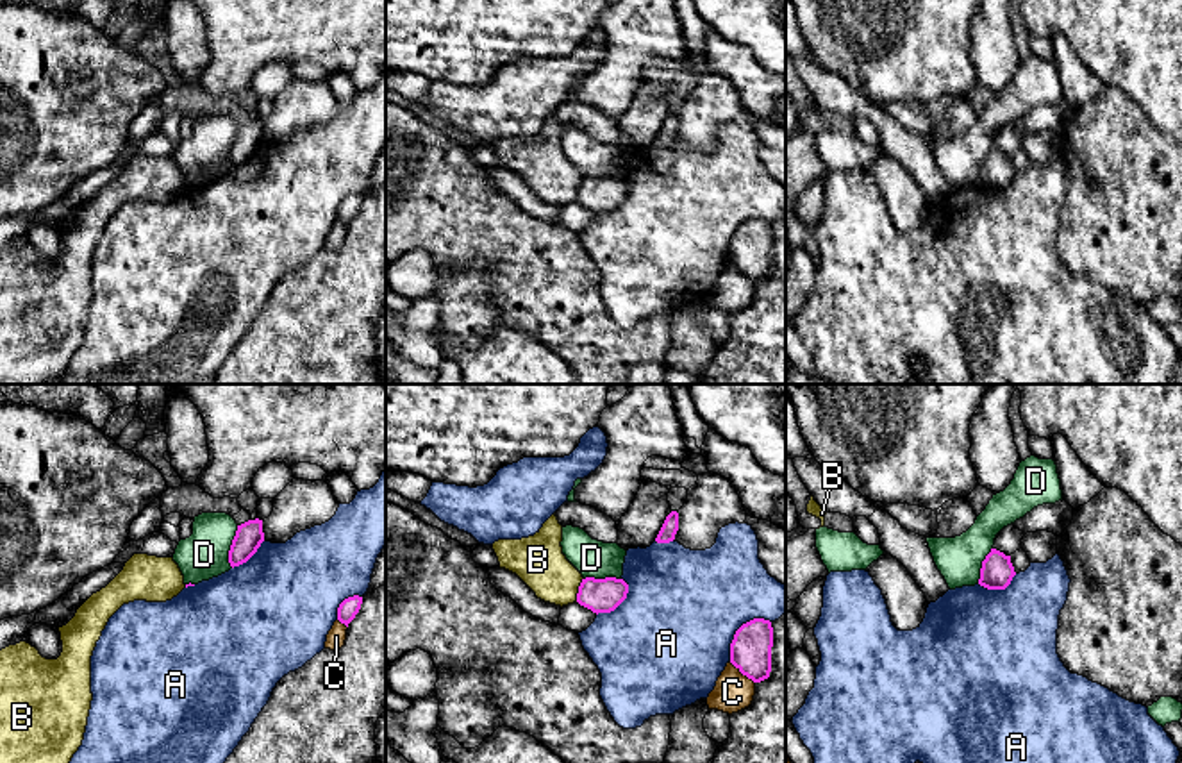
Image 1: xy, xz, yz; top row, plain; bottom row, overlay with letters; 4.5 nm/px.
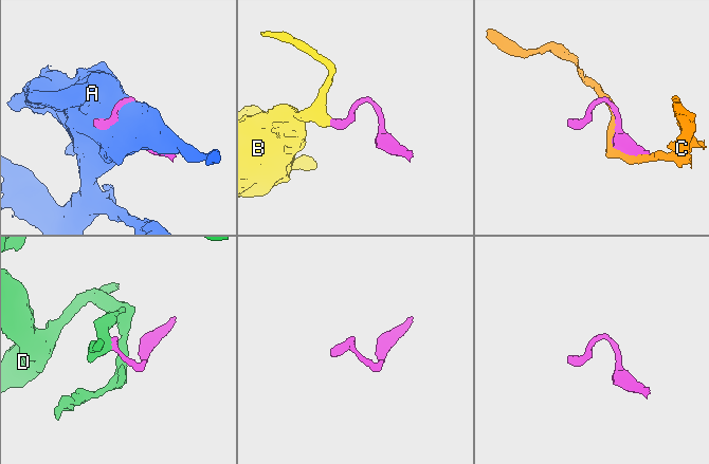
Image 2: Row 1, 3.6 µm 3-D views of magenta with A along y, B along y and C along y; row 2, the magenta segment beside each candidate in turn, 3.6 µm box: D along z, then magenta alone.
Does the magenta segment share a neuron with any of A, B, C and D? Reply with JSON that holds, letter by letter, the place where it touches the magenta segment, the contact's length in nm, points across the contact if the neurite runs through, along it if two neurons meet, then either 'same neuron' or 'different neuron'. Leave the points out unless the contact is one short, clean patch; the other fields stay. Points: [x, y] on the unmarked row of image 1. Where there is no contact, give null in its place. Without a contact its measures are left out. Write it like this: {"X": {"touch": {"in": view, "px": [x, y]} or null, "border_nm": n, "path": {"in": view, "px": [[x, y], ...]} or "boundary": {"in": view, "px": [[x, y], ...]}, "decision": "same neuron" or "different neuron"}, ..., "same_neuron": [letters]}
{"A": {"touch": {"in": "xz", "px": [738, 229]}, "border_nm": 260, "decision": "different neuron"}, "B": {"touch": {"in": "xz", "px": [579, 190]}, "border_nm": 120, "boundary": {"in": "xz", "px": [[582, 177], [575, 201]]}, "decision": "different neuron"}, "C": {"touch": {"in": "xz", "px": [741, 272]}, "border_nm": 160, "decision": "different neuron"}, "D": {"touch": {"in": "xy", "px": [231, 147]}, "border_nm": 190, "boundary": {"in": "xy", "px": [[238, 125], [229, 150], [231, 167]]}, "decision": "different neuron"}, "same_neuron": []}

